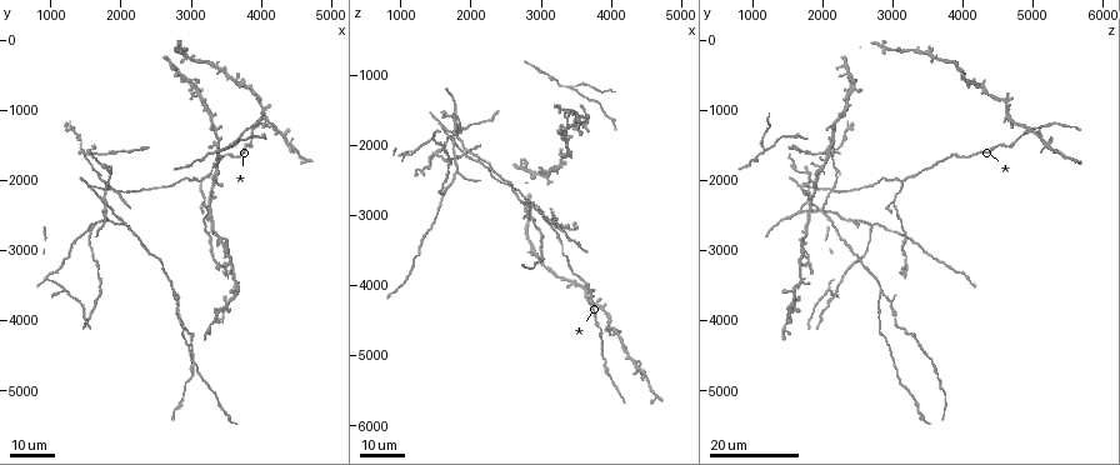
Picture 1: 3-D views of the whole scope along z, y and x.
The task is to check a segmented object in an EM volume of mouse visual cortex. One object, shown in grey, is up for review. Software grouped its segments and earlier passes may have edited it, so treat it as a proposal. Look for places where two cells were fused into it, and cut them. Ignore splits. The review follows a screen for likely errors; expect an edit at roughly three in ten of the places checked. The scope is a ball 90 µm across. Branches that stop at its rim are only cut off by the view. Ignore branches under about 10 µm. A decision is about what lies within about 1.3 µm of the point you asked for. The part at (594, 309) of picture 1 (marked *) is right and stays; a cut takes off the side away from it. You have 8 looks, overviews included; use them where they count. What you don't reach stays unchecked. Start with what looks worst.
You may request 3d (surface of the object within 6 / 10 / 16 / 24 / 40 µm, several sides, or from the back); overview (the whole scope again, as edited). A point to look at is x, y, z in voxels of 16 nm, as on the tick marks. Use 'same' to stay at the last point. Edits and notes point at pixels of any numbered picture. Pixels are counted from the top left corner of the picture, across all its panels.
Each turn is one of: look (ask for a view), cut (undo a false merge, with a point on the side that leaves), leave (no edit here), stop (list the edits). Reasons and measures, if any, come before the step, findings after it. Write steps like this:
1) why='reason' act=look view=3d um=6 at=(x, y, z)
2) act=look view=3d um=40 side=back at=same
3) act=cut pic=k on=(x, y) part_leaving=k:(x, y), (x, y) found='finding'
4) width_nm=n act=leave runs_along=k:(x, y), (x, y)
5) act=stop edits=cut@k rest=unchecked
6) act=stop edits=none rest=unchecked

why='four arms meet' act=look view=3d um=16 at=(1900, 2150, 2100)

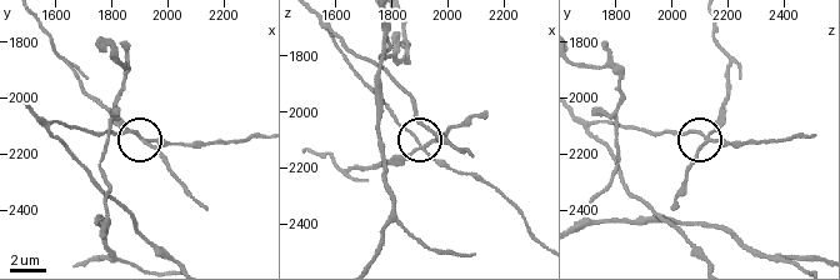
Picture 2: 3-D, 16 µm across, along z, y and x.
act=look view=3d um=10 at=(1900, 2130, 2130)

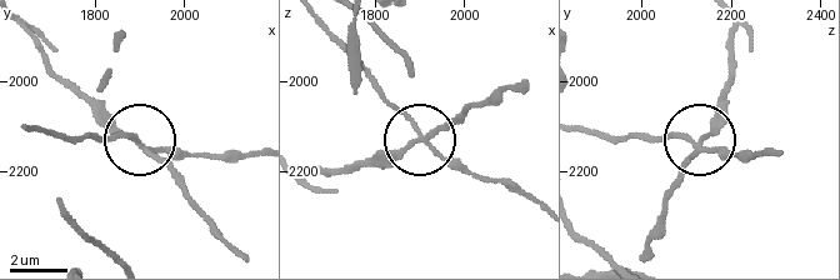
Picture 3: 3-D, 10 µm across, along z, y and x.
act=look view=3d um=10 side=back at=(1895, 2135, 2125)

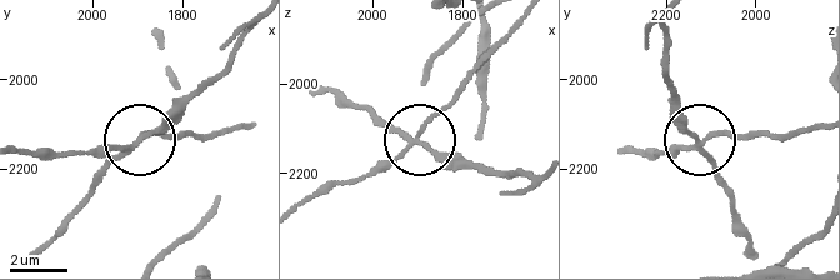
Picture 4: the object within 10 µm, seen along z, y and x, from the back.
side_arm_um=32 act=cut pic=4 on=(170, 124) part_leaving=4:(414, 144), (503, 173), (539, 173) found='two cells meet here'

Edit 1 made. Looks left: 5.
why='looks like a crossing' act=look view=3d um=24 at=(1700, 2250, 1800)

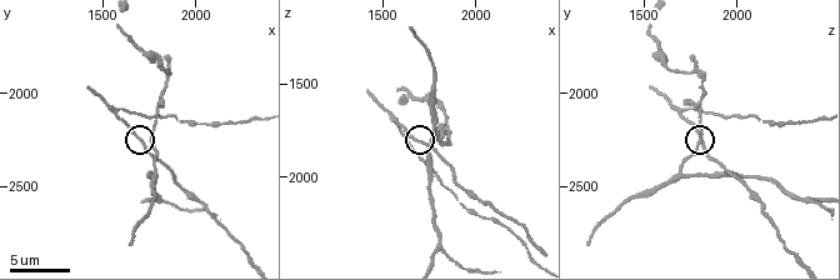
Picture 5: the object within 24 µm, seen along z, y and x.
act=look view=3d um=6 at=(1720, 2280, 1800)

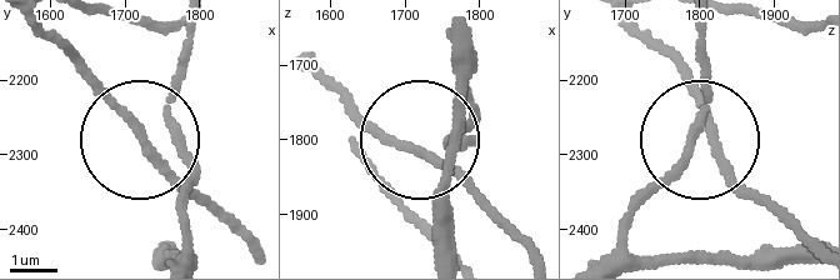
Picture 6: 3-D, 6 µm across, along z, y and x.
arms=4 act=leave runs_along=6:(631, 20), (691, 91), (724, 164), (768, 208) found='all the same cell'

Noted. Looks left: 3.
act=look view=overview

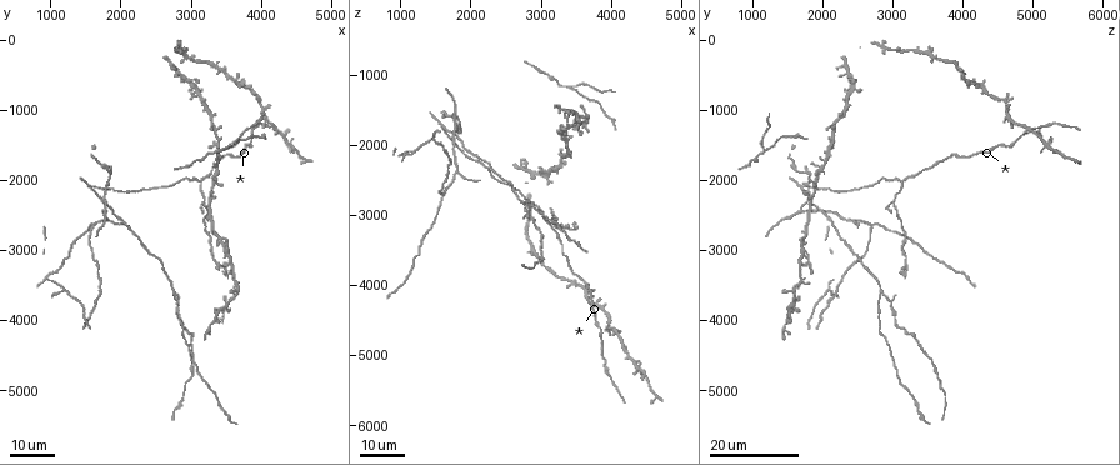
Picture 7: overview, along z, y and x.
why='four arms meet' act=look view=3d um=24 at=(3350, 1800, 1950)

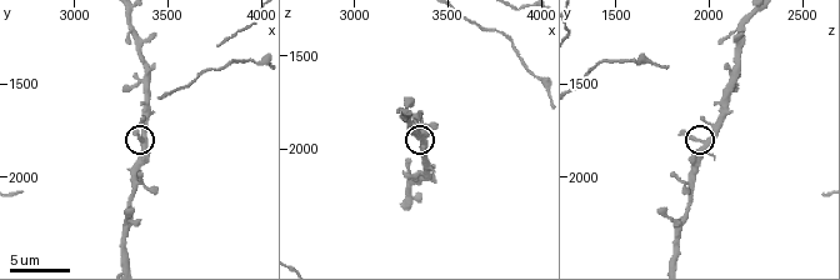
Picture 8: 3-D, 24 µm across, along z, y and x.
act=look view=3d um=10 at=(3380, 1820, 1960)

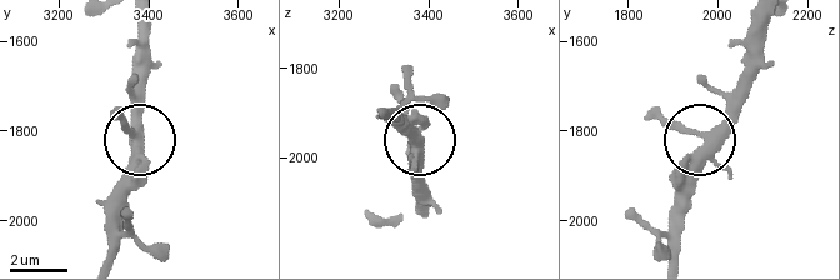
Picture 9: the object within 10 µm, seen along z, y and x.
side_arm_um=31 act=leave runs_along=9:(141, 23), (141, 121), (129, 133), (113, 116) found='one cell here'

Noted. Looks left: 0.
act=stop edits=cut@4 rest=unchecked

